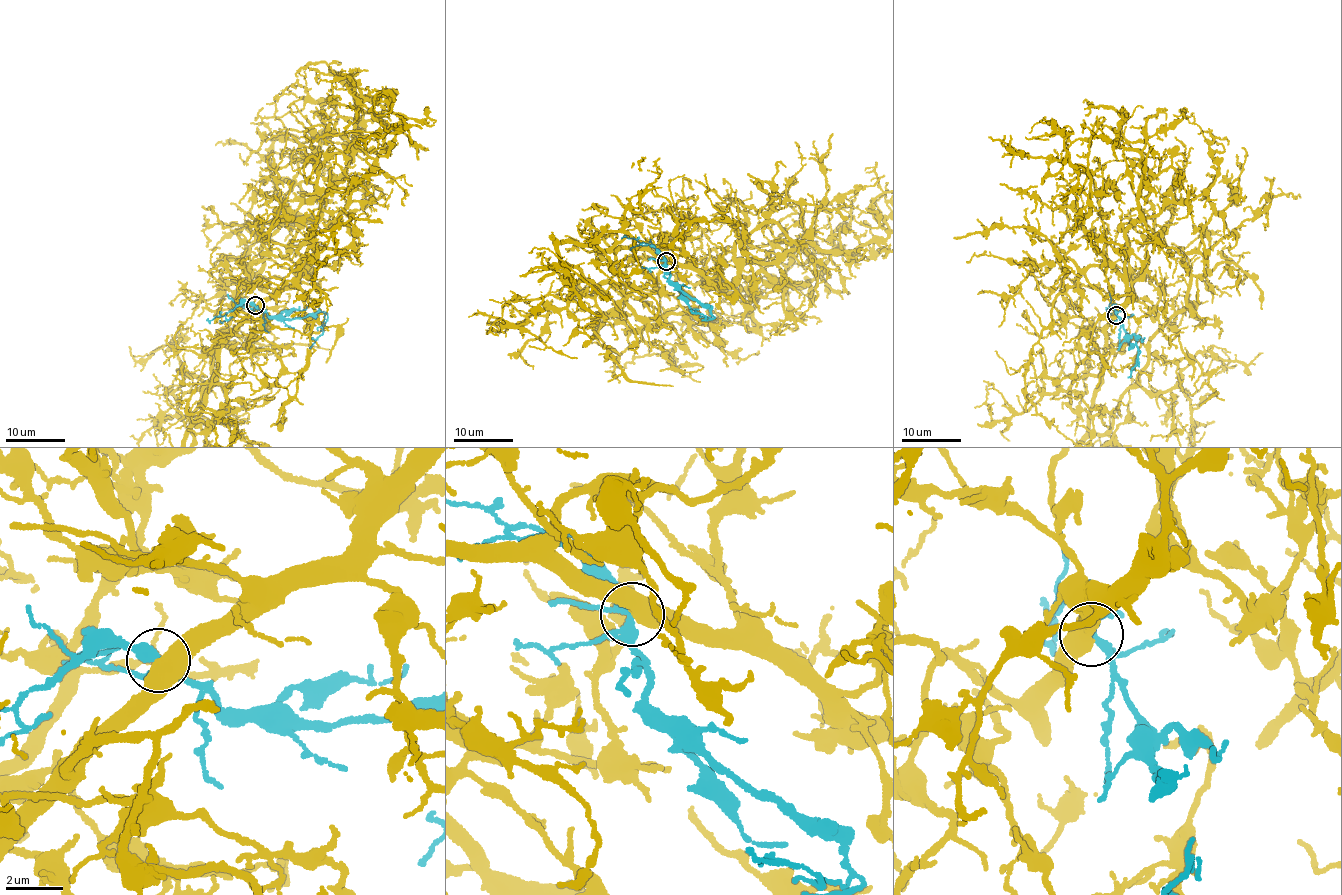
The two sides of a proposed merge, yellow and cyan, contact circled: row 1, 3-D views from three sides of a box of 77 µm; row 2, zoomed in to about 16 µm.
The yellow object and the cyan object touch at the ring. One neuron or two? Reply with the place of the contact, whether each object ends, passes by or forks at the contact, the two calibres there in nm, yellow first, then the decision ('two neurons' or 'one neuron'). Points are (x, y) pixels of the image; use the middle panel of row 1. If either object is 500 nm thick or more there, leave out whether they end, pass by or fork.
at (666, 261); 550 nm thick on the yellow side, 320 nm on the other; one neuron

